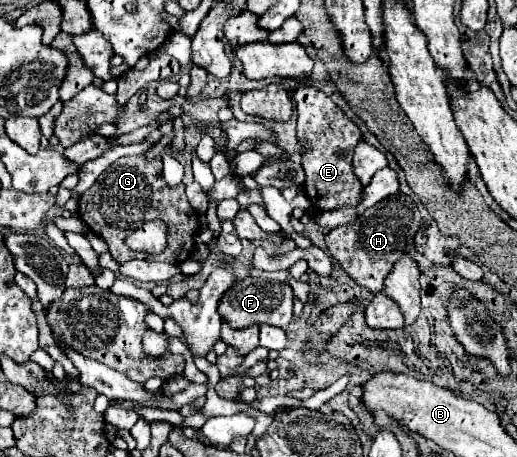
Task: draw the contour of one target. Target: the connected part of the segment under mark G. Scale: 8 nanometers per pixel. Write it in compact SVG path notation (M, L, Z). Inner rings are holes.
M132 155L122 157L116 163L112 163L98 179L96 183L82 193L78 201L78 217L108 243L108 251L114 261L120 265L130 259L148 259L148 261L166 261L166 263L184 263L194 253L196 235L200 233L200 219L198 213L190 207L186 195L180 195L184 191L184 185L170 187L162 175L162 159L156 157L152 161L146 161L144 155ZM162 219L168 227L168 245L160 255L142 255L128 245L124 245L124 239L138 229L138 225L144 225L146 221Z

